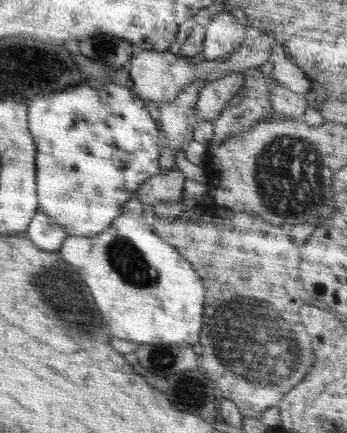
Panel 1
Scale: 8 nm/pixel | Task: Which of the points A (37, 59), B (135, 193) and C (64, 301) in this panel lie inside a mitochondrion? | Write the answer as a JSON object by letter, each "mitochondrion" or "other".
{"A":"other","B":"other","C":"mitochondrion"}

